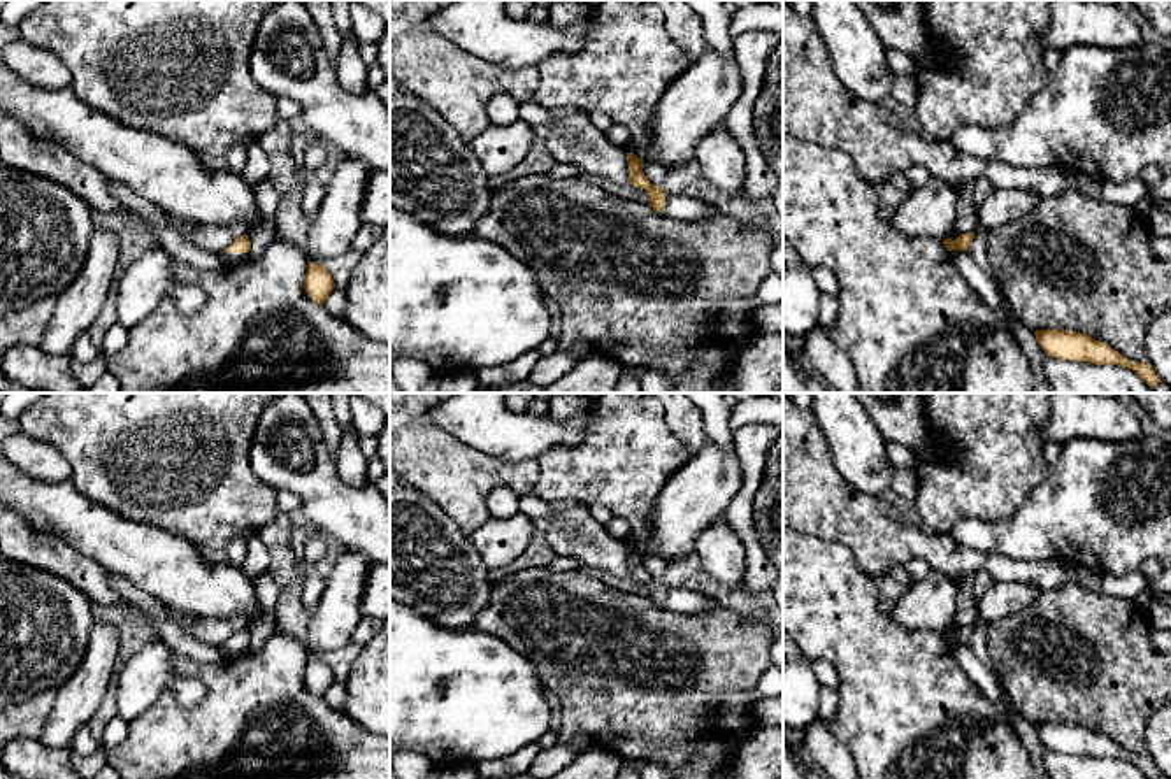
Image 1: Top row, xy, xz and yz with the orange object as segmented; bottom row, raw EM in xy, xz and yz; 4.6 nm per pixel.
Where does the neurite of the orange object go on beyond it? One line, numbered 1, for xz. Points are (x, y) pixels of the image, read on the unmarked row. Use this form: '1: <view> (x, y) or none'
1: none

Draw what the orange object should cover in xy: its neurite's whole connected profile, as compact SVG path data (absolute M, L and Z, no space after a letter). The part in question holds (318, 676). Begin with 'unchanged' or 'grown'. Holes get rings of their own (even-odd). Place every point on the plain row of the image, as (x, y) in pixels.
unchanged; M309 654L304 668L304 683L307 690L314 697L325 698L334 681L335 681L335 675L332 672L332 667L325 661L325 658Z

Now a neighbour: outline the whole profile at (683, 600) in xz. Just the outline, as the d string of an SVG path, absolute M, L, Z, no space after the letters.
M685 586L669 588L665 591L664 607L669 611L683 612L683 614L702 614L718 605L713 597L708 597L699 591L690 591Z

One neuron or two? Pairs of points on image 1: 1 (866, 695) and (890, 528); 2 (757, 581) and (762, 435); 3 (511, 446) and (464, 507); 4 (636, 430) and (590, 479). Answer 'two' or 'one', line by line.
1: two
2: one
3: two
4: one

